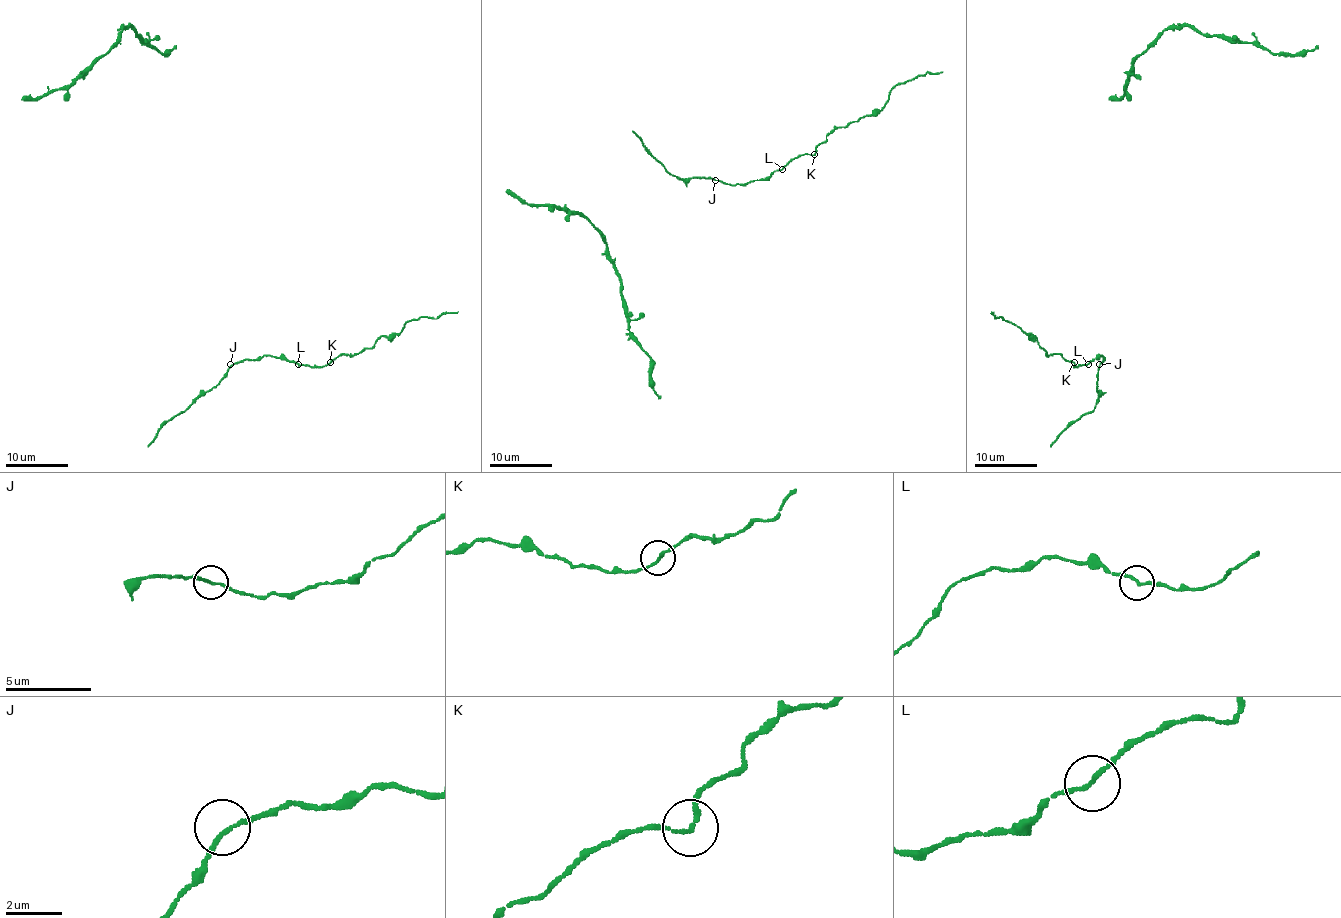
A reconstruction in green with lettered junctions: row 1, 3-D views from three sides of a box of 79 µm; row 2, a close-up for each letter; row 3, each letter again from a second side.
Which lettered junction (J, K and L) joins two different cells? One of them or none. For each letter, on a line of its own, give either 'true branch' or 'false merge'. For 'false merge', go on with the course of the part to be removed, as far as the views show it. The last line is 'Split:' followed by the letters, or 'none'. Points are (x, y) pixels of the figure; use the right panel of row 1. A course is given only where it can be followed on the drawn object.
J: true branch
K: true branch
L: true branch
Split: none

